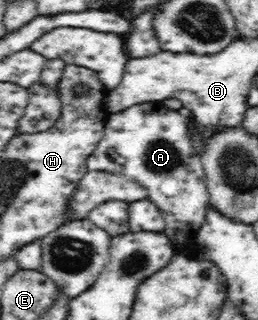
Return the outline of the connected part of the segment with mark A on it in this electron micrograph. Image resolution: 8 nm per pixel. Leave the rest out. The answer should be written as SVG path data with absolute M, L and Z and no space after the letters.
M162 102L135 104L124 112L110 115L104 124L104 136L87 160L87 170L124 174L145 188L147 200L154 203L164 217L164 233L173 242L176 255L184 254L187 245L177 244L175 232L186 234L192 241L204 222L210 200L205 170L192 145L192 133L190 118L168 110Z

